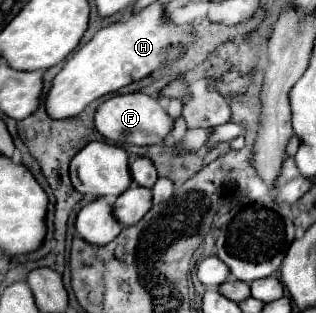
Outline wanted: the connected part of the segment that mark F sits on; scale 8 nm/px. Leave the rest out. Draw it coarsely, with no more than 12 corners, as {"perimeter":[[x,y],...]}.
{"perimeter":[[143,92],[111,96],[95,112],[109,140],[161,144],[175,128]]}

